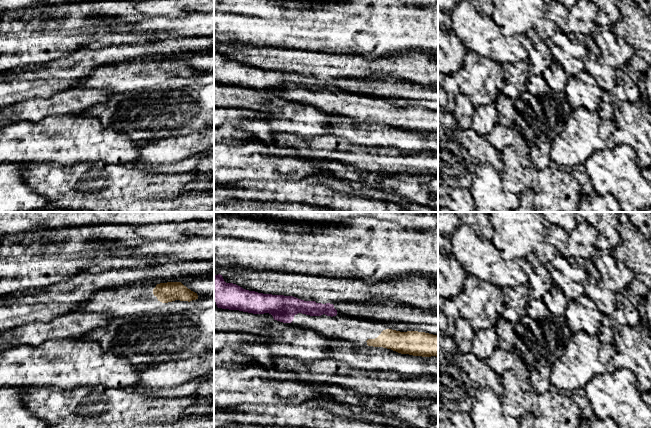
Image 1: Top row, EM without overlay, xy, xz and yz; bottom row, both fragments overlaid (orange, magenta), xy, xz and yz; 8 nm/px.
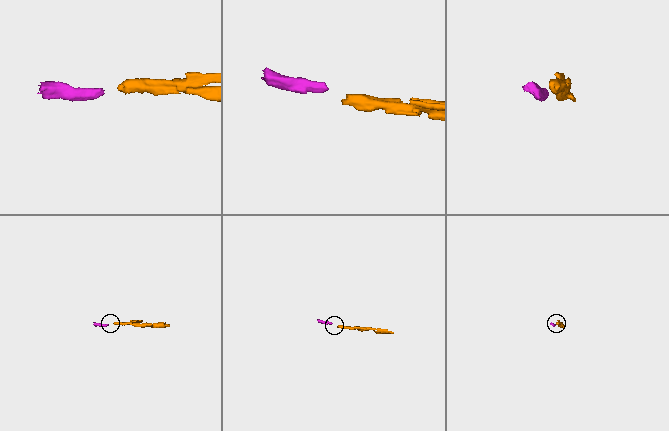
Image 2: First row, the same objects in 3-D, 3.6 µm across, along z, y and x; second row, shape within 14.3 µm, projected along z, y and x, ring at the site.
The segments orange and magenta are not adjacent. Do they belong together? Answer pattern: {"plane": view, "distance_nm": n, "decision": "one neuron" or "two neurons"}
{"plane": "xz", "distance_nm": 320, "decision": "one neuron"}

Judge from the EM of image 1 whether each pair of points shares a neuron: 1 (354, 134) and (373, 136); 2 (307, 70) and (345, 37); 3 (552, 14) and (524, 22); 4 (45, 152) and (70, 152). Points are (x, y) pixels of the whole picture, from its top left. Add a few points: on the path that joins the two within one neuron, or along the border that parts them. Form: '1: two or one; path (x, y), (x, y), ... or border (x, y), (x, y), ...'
1: one; path (359, 134), (368, 134)
2: two; border (291, 48), (312, 50), (314, 52)
3: two; border (544, 11), (544, 14), (560, 30)
4: one; path (51, 152), (64, 152)

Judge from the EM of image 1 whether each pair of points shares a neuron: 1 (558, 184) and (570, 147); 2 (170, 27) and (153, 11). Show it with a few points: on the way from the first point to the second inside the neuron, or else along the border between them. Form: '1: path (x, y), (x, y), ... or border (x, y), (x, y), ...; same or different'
1: border (553, 163), (557, 166); different
2: border (182, 14), (176, 17), (147, 17), (136, 23); different

